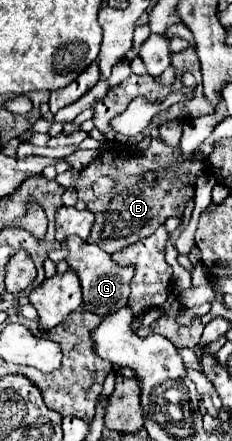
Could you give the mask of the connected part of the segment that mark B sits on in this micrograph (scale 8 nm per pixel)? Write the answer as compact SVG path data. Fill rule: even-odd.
M154 138L144 156L130 156L126 152L104 152L86 170L82 170L76 182L76 192L78 198L86 202L86 208L96 216L88 242L100 246L108 254L114 254L130 244L136 244L138 240L152 236L166 222L166 218L180 218L184 214L188 198L192 196L190 184L194 184L198 176L202 176L204 162L198 158L194 160L194 154L190 154L180 166L176 166L180 158L178 154L180 150L174 150L166 146L162 140ZM150 170L158 174L158 184L154 188L148 188L140 182L140 176ZM100 176L112 176L118 180L118 184L112 188L110 194L96 198L92 192L92 184Z

